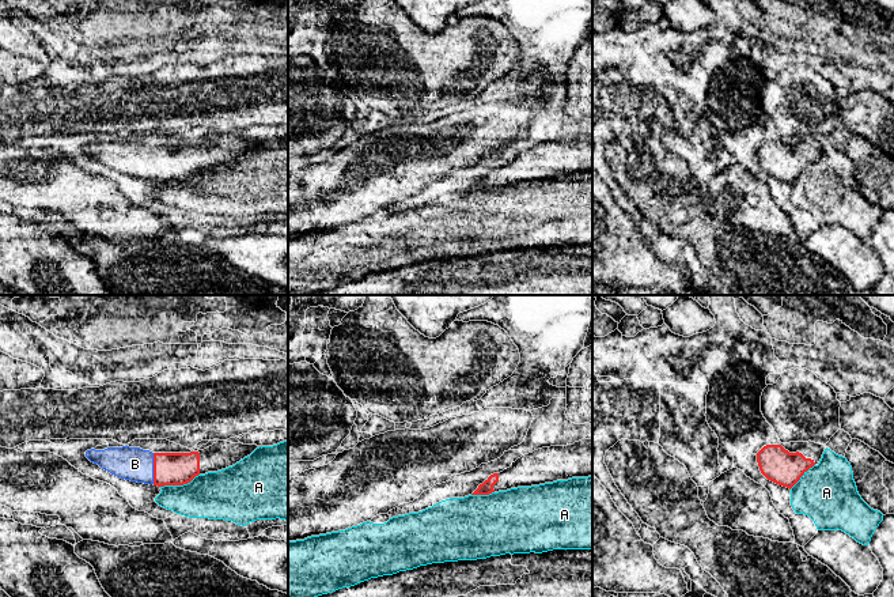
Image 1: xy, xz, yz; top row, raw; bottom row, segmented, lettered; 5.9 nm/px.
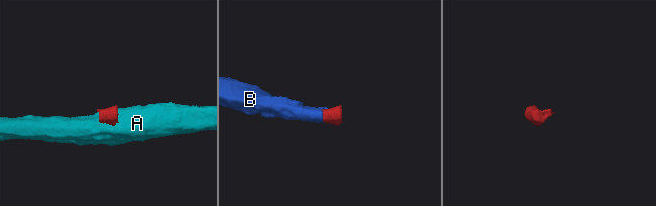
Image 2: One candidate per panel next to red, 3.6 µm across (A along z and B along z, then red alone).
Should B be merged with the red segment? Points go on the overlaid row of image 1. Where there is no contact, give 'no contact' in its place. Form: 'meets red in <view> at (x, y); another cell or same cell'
meets red in xy at (154, 468); same cell

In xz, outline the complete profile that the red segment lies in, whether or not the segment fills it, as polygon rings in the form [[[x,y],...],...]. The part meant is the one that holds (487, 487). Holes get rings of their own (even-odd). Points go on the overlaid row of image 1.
[[[582,439],[573,445],[542,447],[522,456],[509,468],[490,475],[471,495],[588,476],[592,476],[592,439]]]

